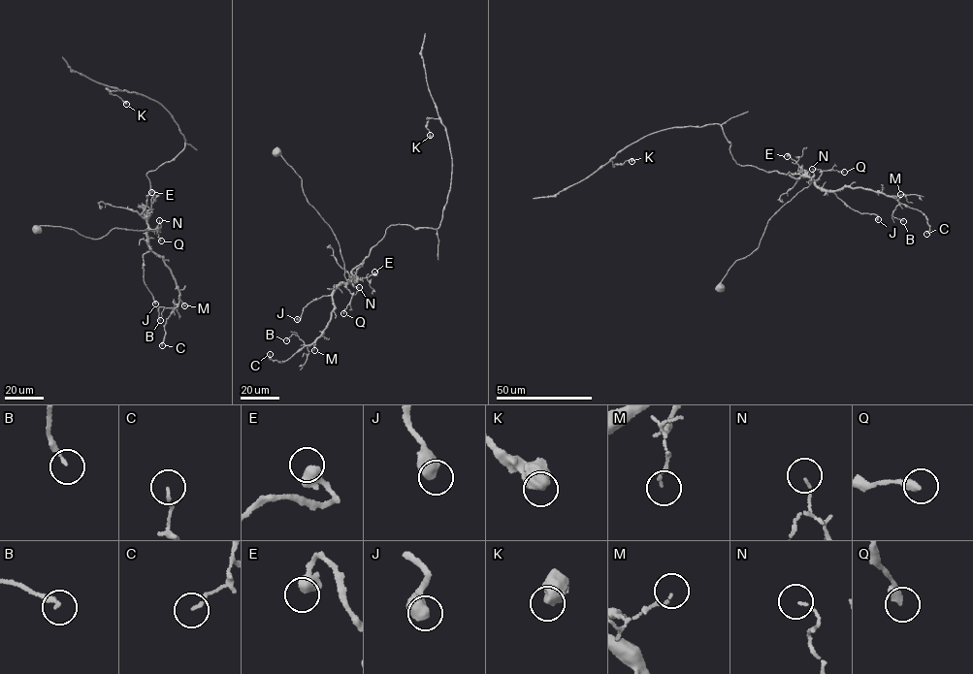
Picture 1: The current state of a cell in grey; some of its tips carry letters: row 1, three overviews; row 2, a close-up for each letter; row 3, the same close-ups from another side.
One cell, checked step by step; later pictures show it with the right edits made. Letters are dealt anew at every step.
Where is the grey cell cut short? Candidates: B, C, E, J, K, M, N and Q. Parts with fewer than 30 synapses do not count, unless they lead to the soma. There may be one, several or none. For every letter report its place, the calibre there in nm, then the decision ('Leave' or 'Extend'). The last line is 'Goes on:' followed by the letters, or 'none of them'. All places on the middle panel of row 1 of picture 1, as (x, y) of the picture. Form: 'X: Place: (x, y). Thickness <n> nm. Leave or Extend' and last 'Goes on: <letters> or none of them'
B: Place: (286, 340). Thickness 160 nm. Leave
C: Place: (270, 354). Thickness 100 nm. Leave
E: Place: (374, 272). Thickness 550 nm. Leave
J: Place: (297, 319). Thickness 600 nm. Leave
K: Place: (430, 135). Thickness 600 nm. Leave
M: Place: (314, 350). Thickness 80 nm. Leave
N: Place: (359, 287). Thickness 70 nm. Leave
Q: Place: (343, 313). Thickness 360 nm. Leave
Goes on: none of them

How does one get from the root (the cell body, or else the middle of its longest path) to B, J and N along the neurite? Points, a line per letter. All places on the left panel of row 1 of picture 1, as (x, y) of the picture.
B: (38, 229), (95, 240), (114, 228), (149, 228), (148, 245), (179, 292), (177, 305), (158, 307), (160, 320)
J: (38, 229), (58, 226), (95, 240), (114, 228), (148, 227), (144, 280), (155, 304)
N: (38, 229), (40, 226), (58, 226), (95, 240), (114, 228), (153, 229), (159, 220)

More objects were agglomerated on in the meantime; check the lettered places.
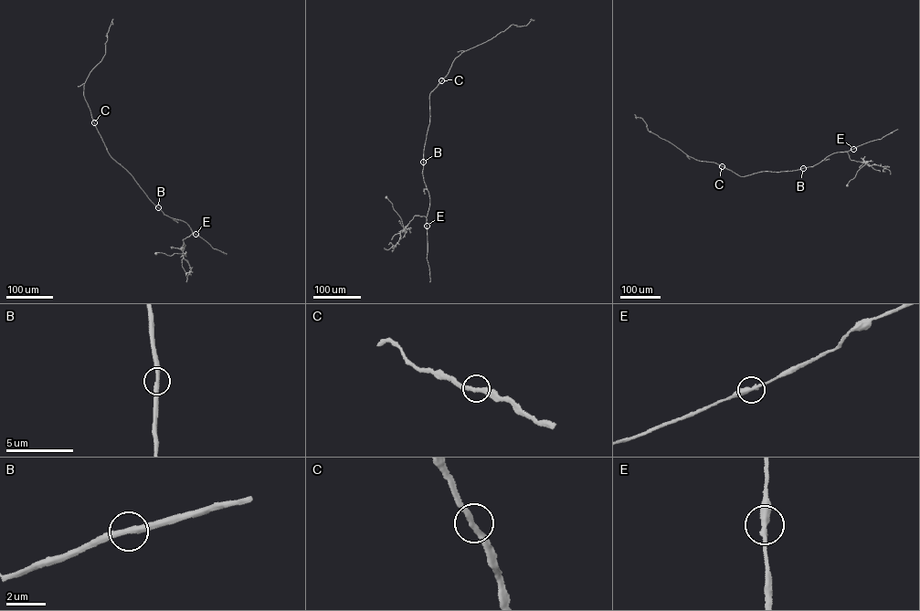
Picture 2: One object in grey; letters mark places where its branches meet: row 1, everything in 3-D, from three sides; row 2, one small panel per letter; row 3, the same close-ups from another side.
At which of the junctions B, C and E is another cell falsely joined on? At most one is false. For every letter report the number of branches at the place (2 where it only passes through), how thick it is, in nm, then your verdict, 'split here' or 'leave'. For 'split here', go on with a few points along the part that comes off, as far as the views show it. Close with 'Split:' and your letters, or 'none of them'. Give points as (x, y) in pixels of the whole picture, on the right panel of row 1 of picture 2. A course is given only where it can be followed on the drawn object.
B: branches 2; calibre 320 nm; leave
C: branches 2; calibre 280 nm; leave
E: branches 2; calibre 360 nm; leave
Split: none of them

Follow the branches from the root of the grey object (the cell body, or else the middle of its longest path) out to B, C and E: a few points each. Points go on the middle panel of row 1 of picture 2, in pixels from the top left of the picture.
B: (386, 197), (399, 216), (404, 230), (414, 215), (427, 216), (430, 199), (422, 173), (423, 162)
C: (386, 197), (404, 230), (414, 215), (427, 215), (430, 199), (422, 172), (429, 96), (441, 80)
E: (386, 197), (399, 216), (404, 230), (416, 215), (426, 216), (427, 226)

